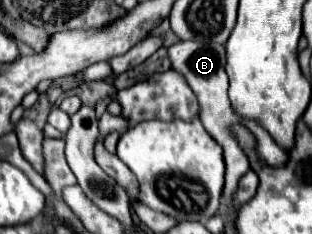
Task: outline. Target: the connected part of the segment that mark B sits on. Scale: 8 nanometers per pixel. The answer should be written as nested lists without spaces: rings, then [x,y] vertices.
[[[193,40],[191,42],[177,42],[169,48],[169,58],[171,58],[173,68],[185,76],[193,94],[197,96],[197,102],[201,106],[201,112],[199,112],[201,124],[221,144],[221,148],[225,152],[225,190],[223,190],[223,196],[229,200],[237,188],[239,178],[249,170],[249,162],[247,162],[247,156],[241,152],[237,140],[233,140],[233,136],[229,132],[229,124],[241,122],[241,118],[235,116],[231,102],[227,98],[229,80],[225,74],[225,48],[221,44],[201,44],[201,42],[193,42]]]

